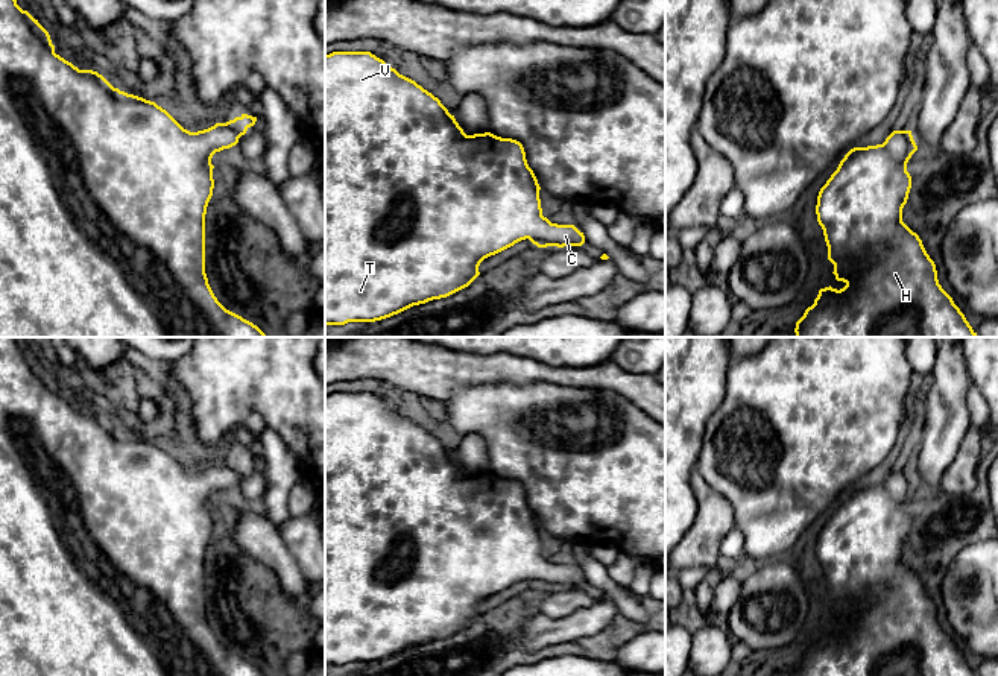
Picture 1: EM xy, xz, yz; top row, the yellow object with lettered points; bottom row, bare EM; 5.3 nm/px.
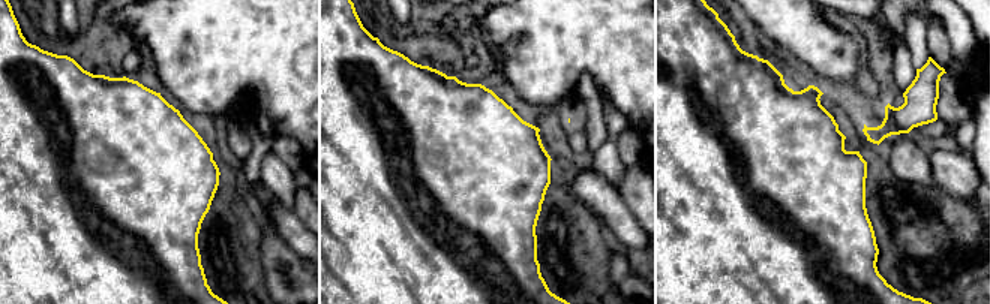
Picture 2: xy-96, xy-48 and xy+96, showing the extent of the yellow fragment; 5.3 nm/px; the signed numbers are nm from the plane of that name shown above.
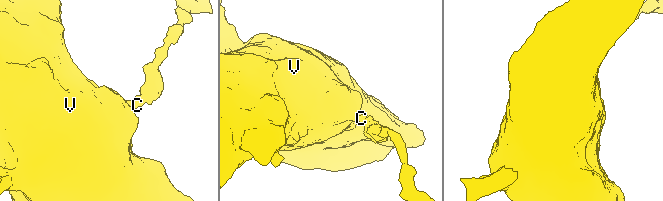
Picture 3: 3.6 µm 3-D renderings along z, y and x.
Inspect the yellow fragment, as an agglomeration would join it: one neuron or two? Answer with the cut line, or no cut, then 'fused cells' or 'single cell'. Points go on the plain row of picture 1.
no cut; single cell

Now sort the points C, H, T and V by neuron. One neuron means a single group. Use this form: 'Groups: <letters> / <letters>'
Groups: C H T V

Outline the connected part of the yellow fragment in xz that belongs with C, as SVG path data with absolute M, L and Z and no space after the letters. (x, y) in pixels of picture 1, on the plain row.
M371 392L325 395L325 665L375 662L413 646L447 638L468 627L480 615L478 606L485 599L526 579L538 588L582 586L585 576L574 565L551 564L542 556L539 530L538 520L527 504L520 482L501 479L491 472L466 475L437 438Z

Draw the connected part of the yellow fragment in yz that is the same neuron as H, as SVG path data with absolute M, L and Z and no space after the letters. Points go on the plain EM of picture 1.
M893 471L883 485L851 489L840 501L837 510L820 529L816 545L817 562L823 570L828 600L834 605L832 614L837 621L843 621L846 626L840 630L831 626L820 629L814 644L808 647L804 656L796 662L796 676L977 676L952 638L939 624L936 605L927 594L922 580L902 562L902 548L907 544L911 529L911 516L907 512L907 503L916 491L917 486L911 471Z

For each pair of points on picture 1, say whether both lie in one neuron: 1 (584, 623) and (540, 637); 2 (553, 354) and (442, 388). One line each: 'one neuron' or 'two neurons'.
1: one neuron
2: two neurons

